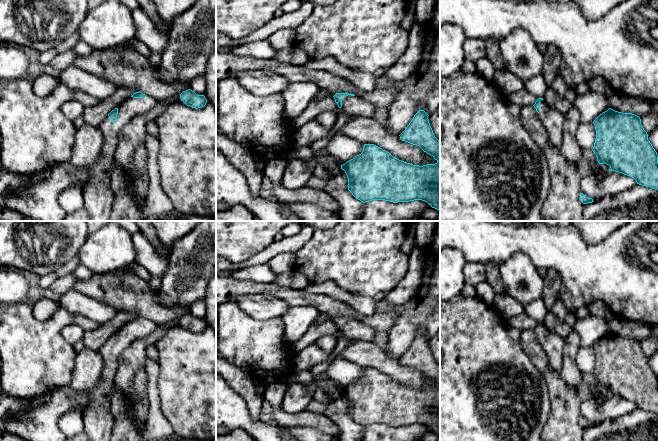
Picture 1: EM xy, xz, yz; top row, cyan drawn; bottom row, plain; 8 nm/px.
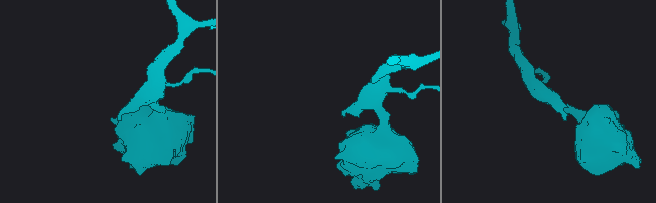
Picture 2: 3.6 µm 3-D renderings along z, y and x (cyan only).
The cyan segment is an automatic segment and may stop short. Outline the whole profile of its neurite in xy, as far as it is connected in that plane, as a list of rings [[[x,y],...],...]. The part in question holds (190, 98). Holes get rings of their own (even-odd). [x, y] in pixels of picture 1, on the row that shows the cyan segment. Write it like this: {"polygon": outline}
{"polygon": [[[191,89],[183,91],[180,94],[180,99],[183,101],[187,106],[192,108],[198,109],[202,108],[206,105],[207,99],[204,95],[198,95]]]}

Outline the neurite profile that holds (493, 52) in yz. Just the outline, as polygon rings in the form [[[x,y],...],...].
[[[488,38],[485,40],[486,43],[486,57],[490,59],[495,70],[503,70],[503,60],[499,48],[499,42],[494,38]]]

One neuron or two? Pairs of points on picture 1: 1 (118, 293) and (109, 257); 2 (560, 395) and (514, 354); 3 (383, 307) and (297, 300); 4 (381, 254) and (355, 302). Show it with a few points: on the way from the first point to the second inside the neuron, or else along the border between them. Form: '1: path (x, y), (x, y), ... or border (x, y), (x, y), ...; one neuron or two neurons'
1: border (125, 266), (111, 271), (95, 273); two neurons
2: border (532, 362), (544, 379), (551, 405); two neurons
3: border (376, 312), (396, 312), (398, 317); two neurons
4: border (338, 285), (353, 294), (372, 297); two neurons

